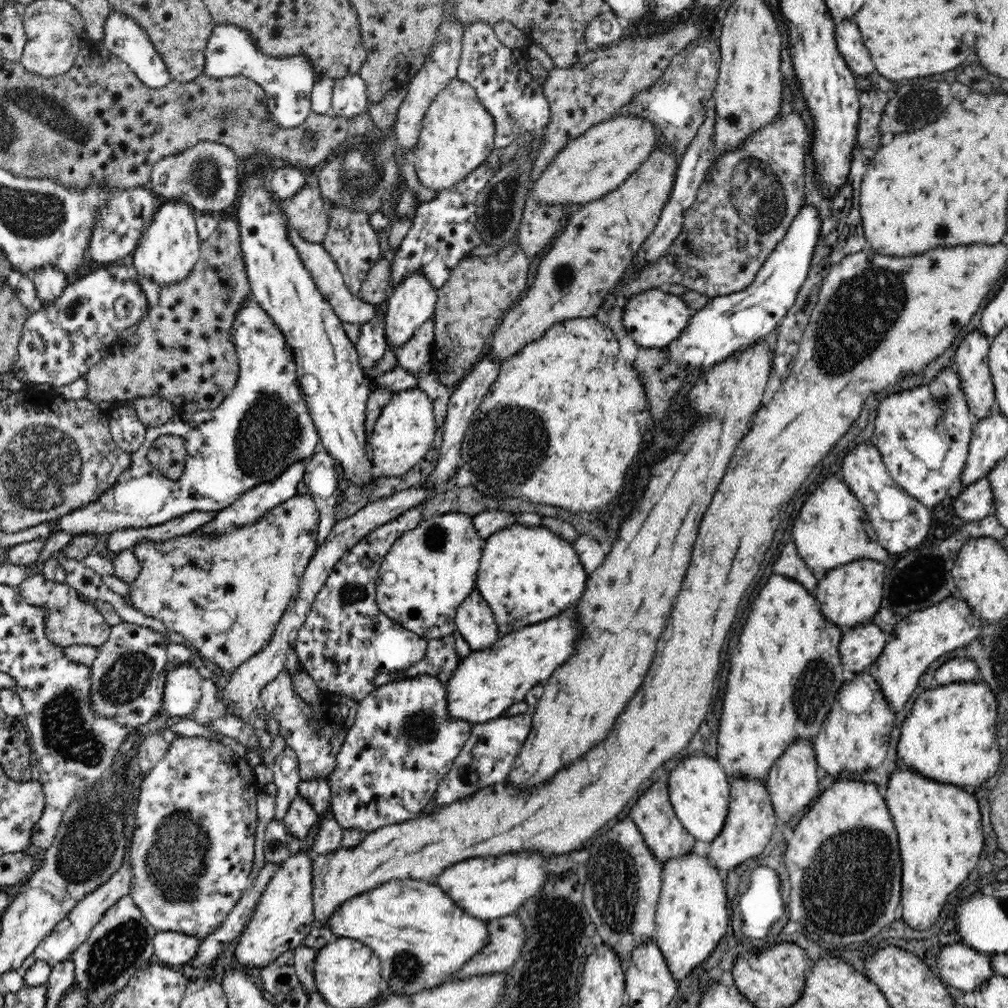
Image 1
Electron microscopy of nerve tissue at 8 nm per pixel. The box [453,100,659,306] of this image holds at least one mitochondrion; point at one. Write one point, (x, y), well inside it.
(499, 202)

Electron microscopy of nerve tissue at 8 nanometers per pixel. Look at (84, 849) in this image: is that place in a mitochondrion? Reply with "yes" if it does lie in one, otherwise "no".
yes

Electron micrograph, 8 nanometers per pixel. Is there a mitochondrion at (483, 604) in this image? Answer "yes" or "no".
no

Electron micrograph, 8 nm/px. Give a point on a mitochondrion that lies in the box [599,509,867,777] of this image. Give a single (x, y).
(812, 692)

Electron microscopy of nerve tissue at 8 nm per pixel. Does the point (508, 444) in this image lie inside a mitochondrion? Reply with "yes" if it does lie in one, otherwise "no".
yes

